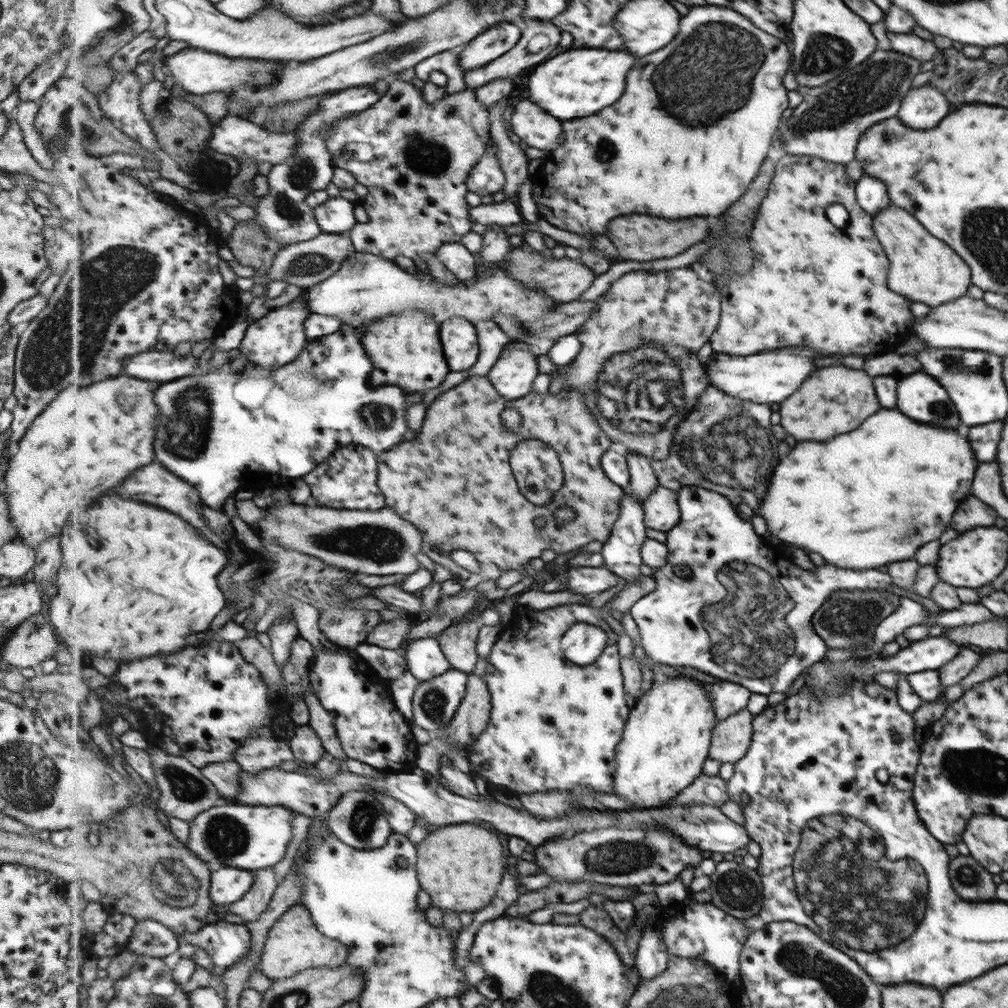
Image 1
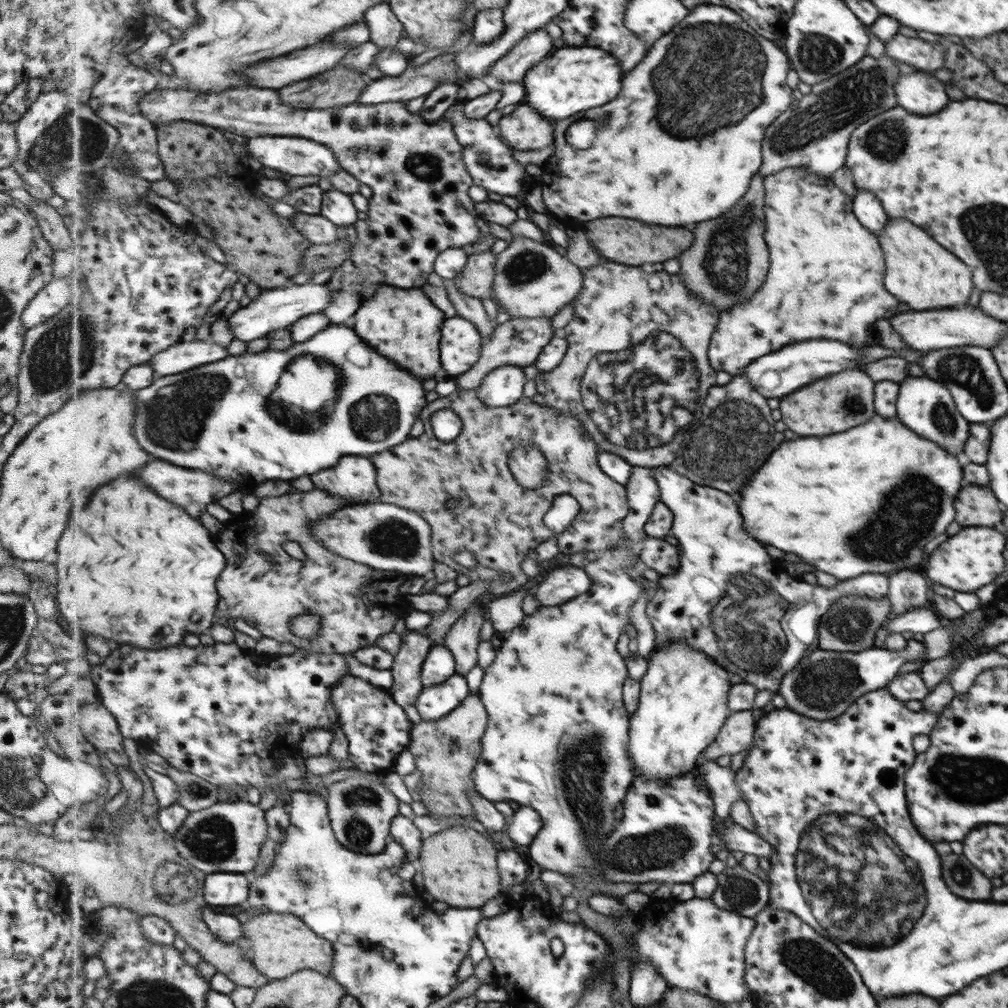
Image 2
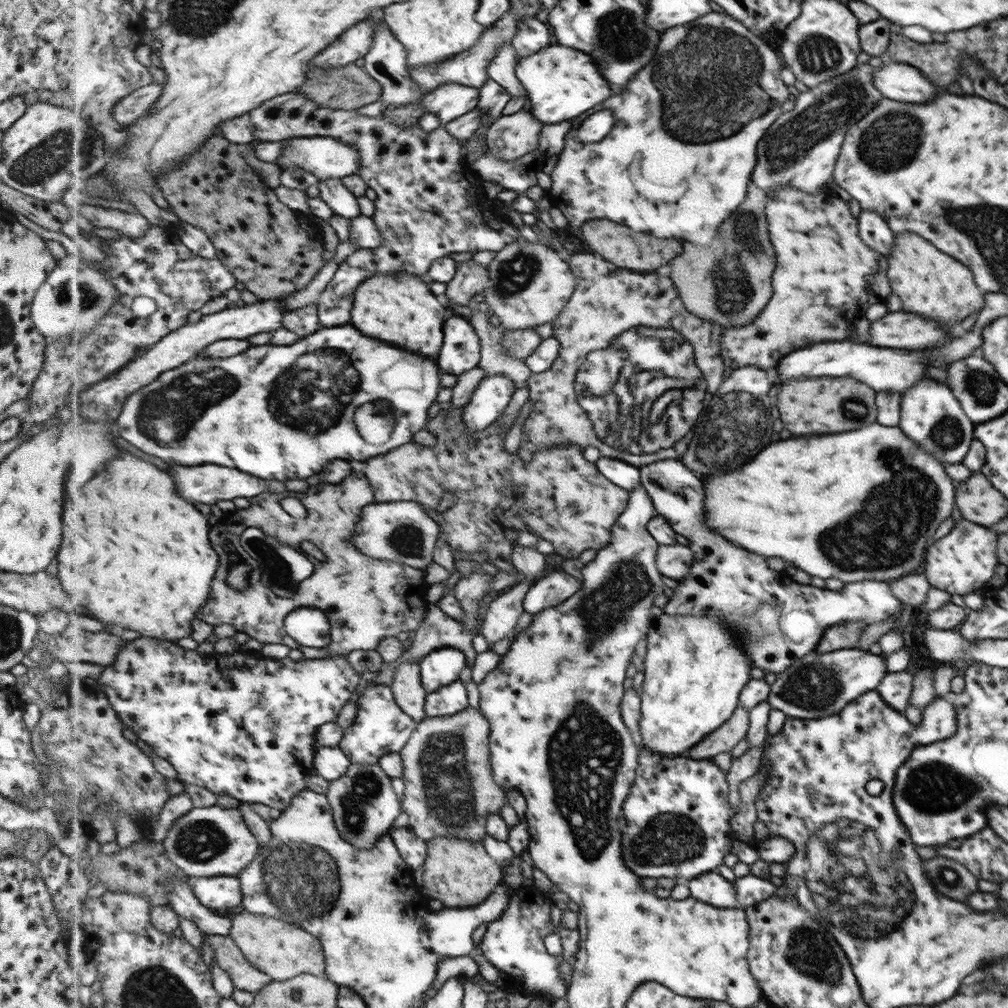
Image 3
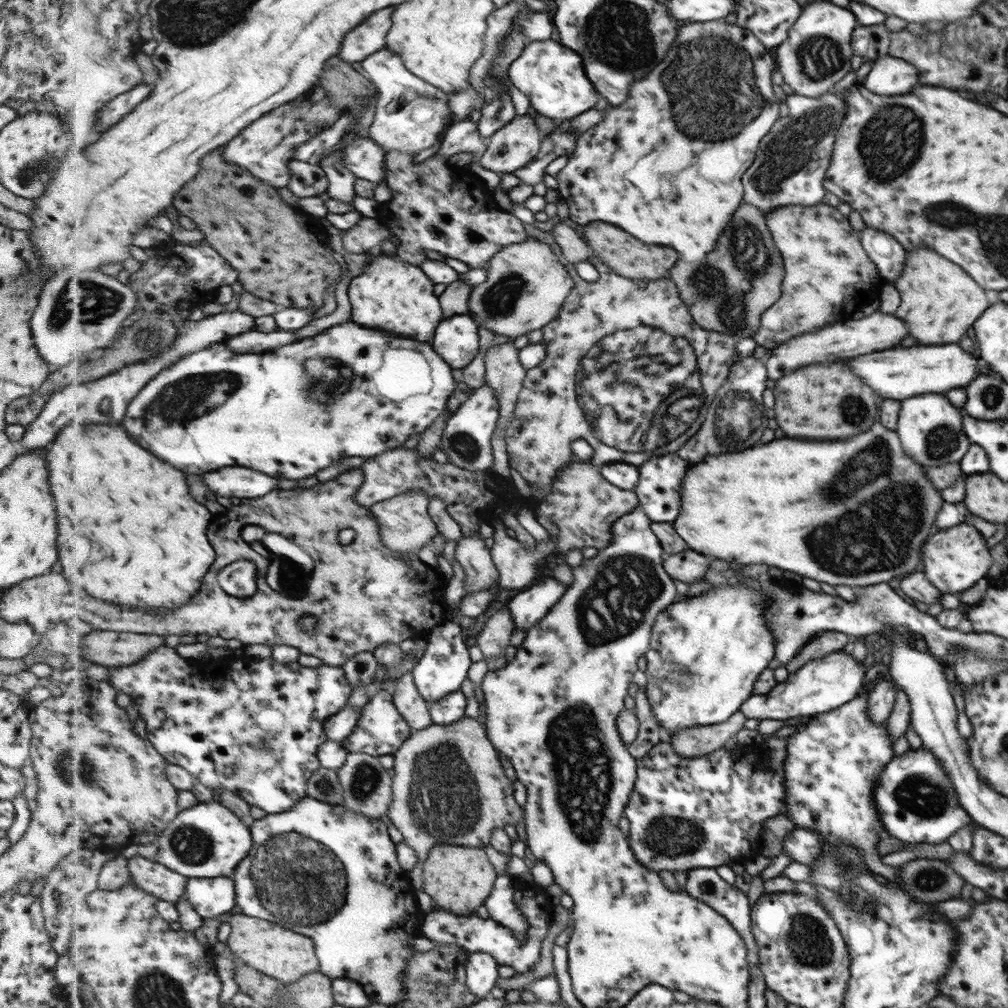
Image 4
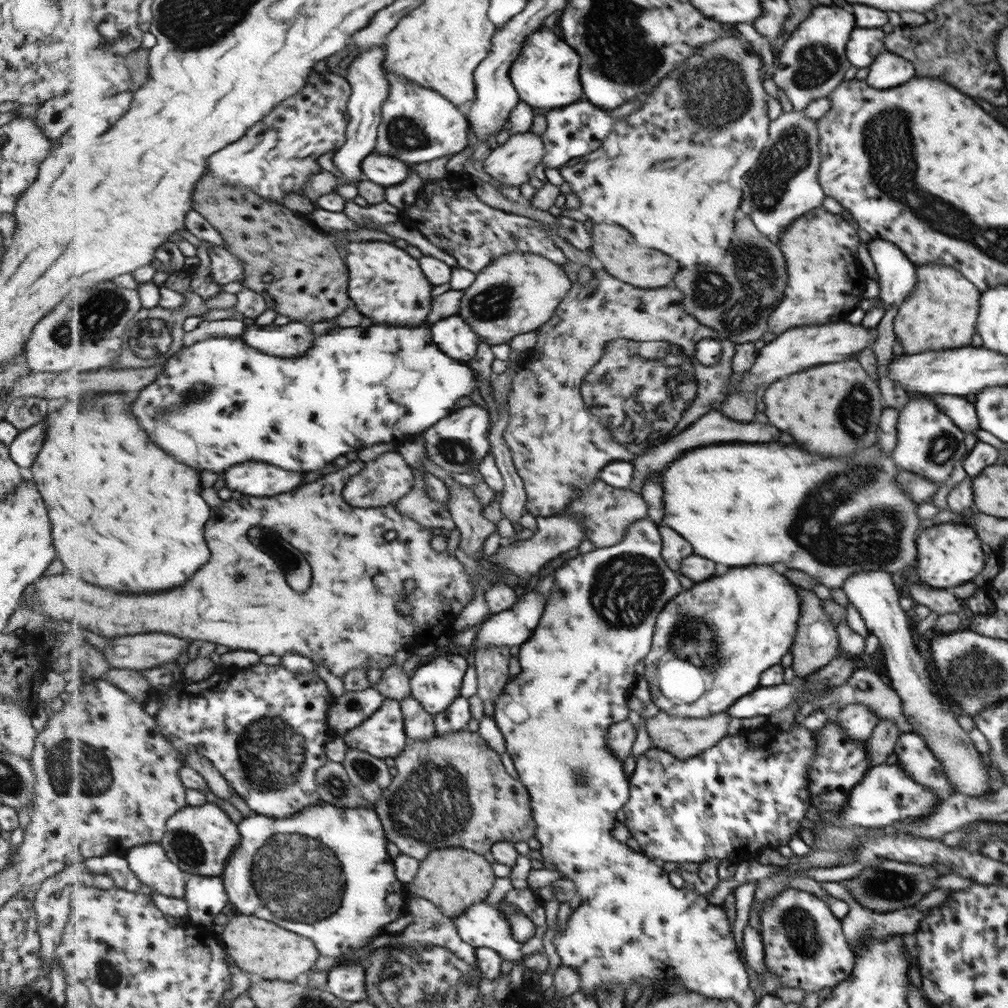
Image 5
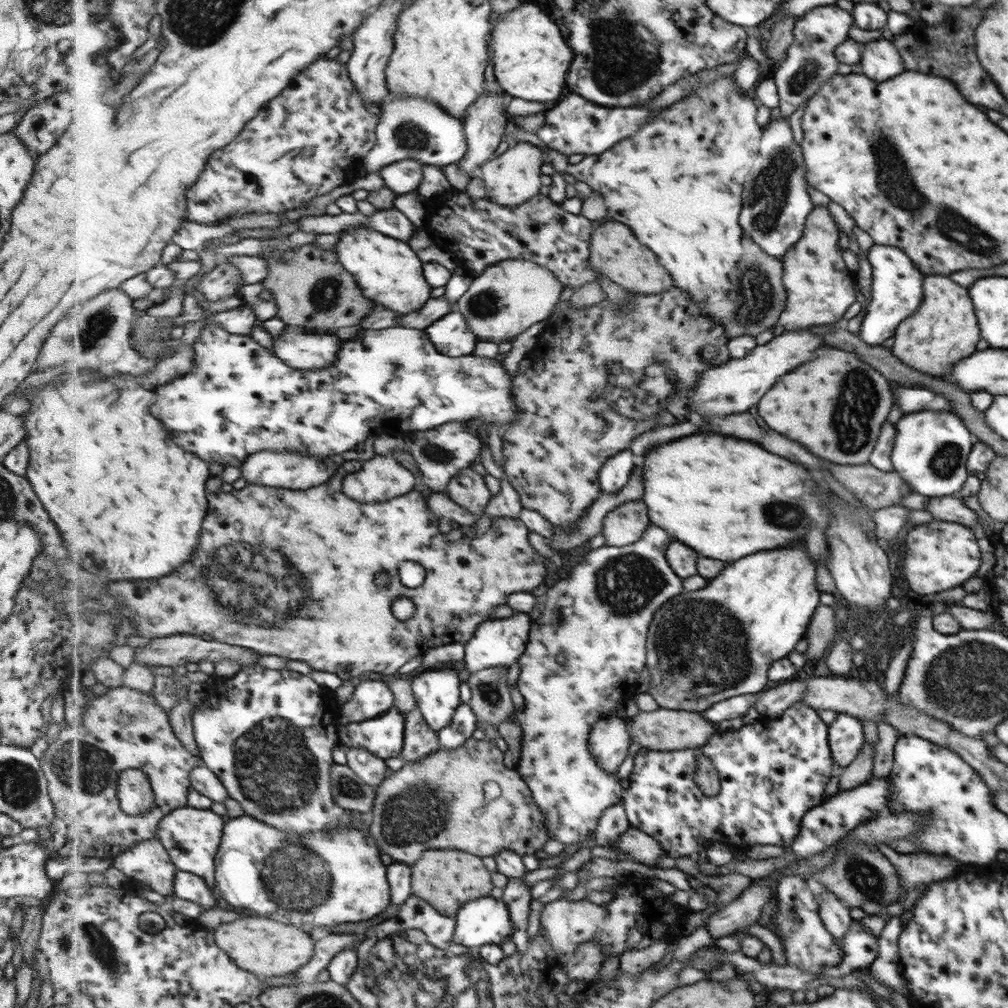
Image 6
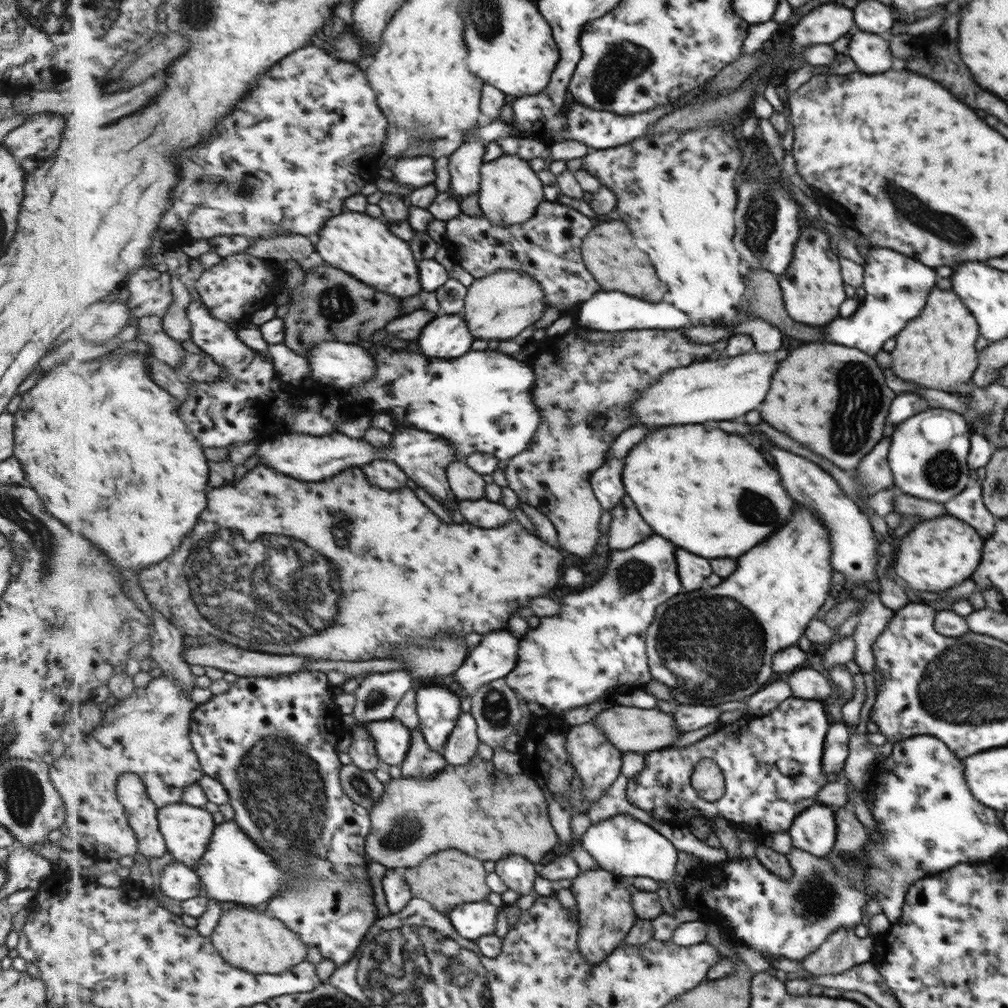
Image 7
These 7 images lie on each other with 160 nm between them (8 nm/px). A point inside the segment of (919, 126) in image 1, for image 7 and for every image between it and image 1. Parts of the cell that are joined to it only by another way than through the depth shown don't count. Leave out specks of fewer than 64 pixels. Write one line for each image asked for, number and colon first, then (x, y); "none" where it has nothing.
2: (917, 93)
3: (901, 82)
4: (887, 75)
5: (887, 70)
6: (879, 60)
7: (869, 52)

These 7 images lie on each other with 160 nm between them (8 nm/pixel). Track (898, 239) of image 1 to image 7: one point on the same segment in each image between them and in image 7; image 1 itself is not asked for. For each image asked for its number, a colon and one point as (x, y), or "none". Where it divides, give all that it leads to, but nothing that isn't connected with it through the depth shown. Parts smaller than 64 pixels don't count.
2: (920, 273)
3: (929, 283)
4: (938, 300)
5: (940, 313)
6: (943, 329)
7: (939, 349)

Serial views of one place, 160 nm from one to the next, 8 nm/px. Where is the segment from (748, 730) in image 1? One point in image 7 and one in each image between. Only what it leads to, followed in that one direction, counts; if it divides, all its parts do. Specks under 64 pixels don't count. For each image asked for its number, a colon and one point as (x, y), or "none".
2: (737, 735)
3: (724, 739)
4: (700, 741)
5: (685, 738)
6: (664, 729)
7: (637, 730)

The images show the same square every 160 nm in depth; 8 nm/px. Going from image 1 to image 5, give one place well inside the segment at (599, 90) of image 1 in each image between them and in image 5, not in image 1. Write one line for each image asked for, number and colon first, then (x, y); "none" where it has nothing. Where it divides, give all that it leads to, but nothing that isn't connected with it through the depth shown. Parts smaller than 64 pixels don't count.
2: (577, 79)
3: (563, 83)
4: (553, 76)
5: (546, 75)

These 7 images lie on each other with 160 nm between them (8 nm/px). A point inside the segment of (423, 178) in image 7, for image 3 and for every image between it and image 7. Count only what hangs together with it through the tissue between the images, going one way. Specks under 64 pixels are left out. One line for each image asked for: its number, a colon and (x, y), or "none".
3: (328, 158)
4: (366, 158)
5: (387, 171)
6: (406, 176)

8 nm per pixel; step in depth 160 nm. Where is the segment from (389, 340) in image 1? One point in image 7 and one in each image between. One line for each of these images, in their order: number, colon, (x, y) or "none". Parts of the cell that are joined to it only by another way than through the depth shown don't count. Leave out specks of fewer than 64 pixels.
2: (404, 325)
3: (400, 309)
4: (394, 295)
5: (388, 286)
6: (389, 272)
7: (365, 247)

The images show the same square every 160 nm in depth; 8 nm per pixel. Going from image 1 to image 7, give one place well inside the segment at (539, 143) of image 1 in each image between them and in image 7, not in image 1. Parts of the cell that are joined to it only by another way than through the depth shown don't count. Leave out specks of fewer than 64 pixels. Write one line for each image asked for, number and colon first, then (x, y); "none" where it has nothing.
2: (525, 129)
3: (510, 137)
4: (511, 148)
5: (513, 162)
6: (512, 178)
7: (510, 193)

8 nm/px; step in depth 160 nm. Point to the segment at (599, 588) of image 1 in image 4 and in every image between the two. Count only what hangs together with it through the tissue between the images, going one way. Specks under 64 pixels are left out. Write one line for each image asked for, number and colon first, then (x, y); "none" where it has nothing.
2: (567, 582)
3: (554, 589)
4: (528, 607)

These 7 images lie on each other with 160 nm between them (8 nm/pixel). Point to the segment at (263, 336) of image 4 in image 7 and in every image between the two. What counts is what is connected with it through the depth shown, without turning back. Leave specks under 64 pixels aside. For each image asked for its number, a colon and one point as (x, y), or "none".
5: (293, 340)
6: (311, 351)
7: (343, 365)

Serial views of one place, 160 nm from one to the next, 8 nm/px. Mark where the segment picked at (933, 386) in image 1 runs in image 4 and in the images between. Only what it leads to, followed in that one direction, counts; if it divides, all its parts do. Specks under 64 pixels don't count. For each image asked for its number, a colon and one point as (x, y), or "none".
2: (924, 406)
3: (930, 415)
4: (930, 429)

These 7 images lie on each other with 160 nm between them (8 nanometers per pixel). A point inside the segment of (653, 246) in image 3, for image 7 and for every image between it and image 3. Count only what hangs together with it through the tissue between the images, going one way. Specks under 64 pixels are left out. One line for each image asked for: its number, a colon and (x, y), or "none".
4: (622, 252)
5: (613, 245)
6: (614, 251)
7: (611, 255)

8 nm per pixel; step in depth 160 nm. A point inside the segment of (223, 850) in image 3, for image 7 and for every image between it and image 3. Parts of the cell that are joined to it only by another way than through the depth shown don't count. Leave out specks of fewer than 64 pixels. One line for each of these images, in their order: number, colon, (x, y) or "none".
4: (209, 840)
5: (200, 839)
6: (192, 836)
7: (187, 830)

